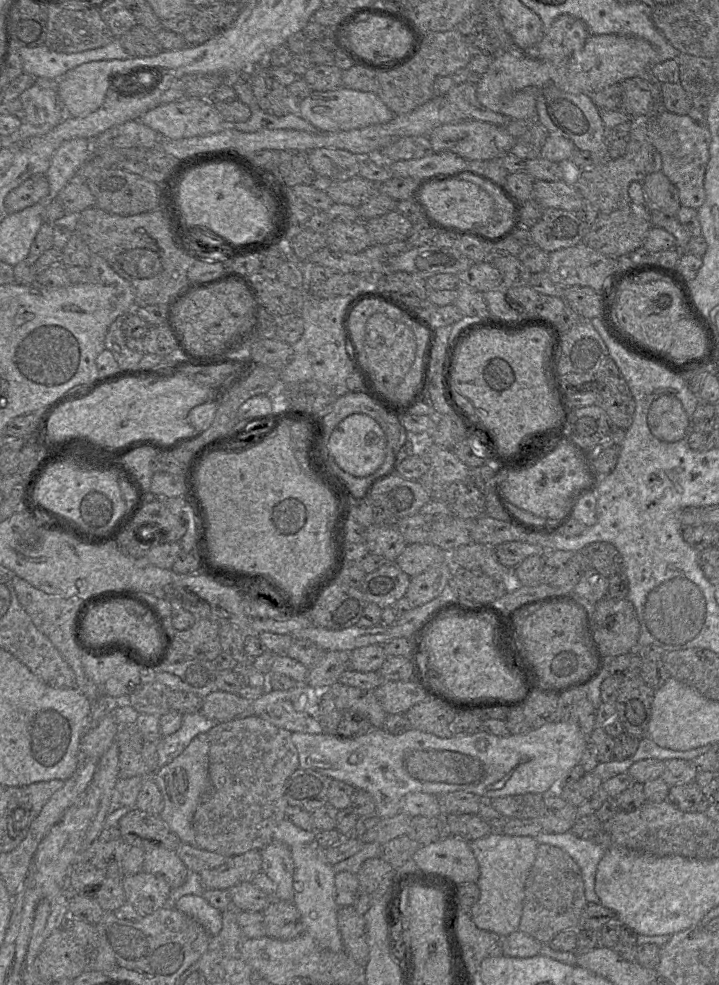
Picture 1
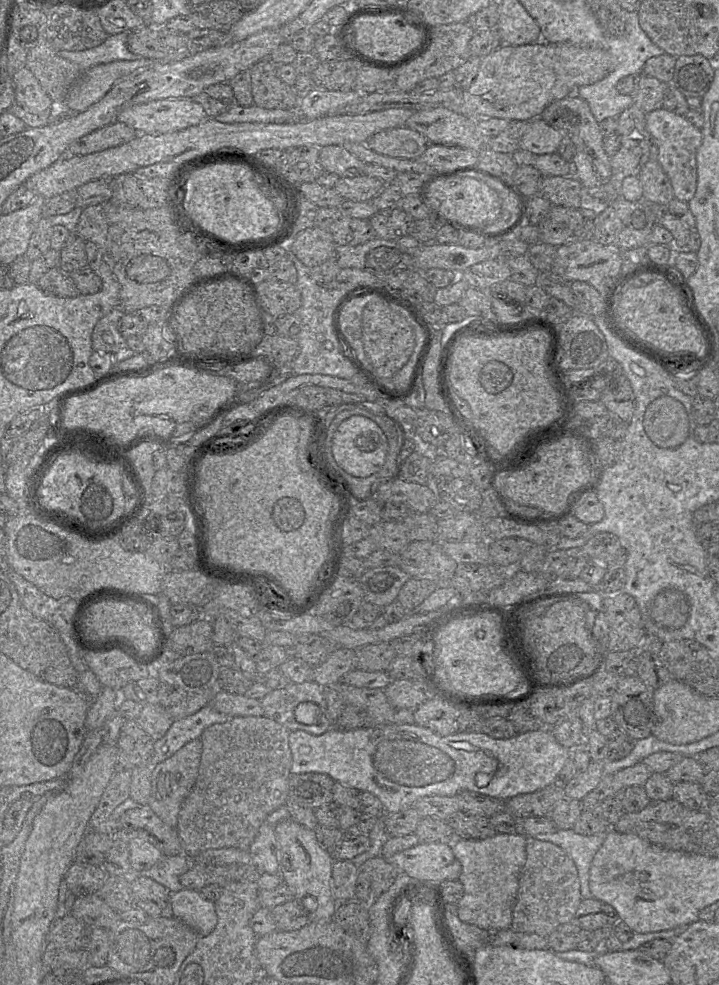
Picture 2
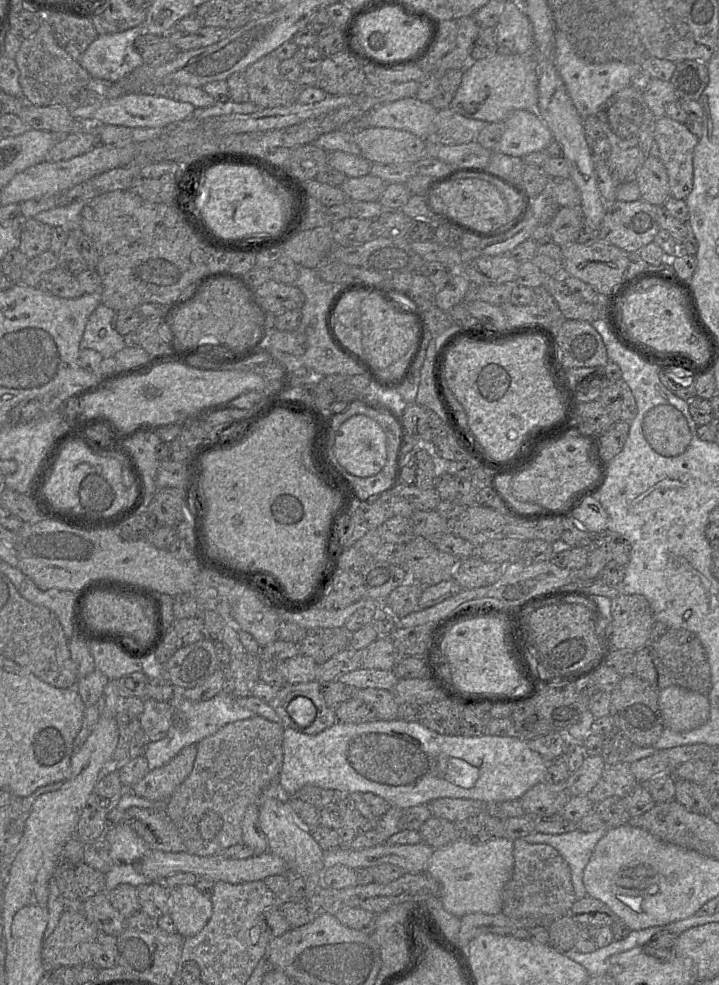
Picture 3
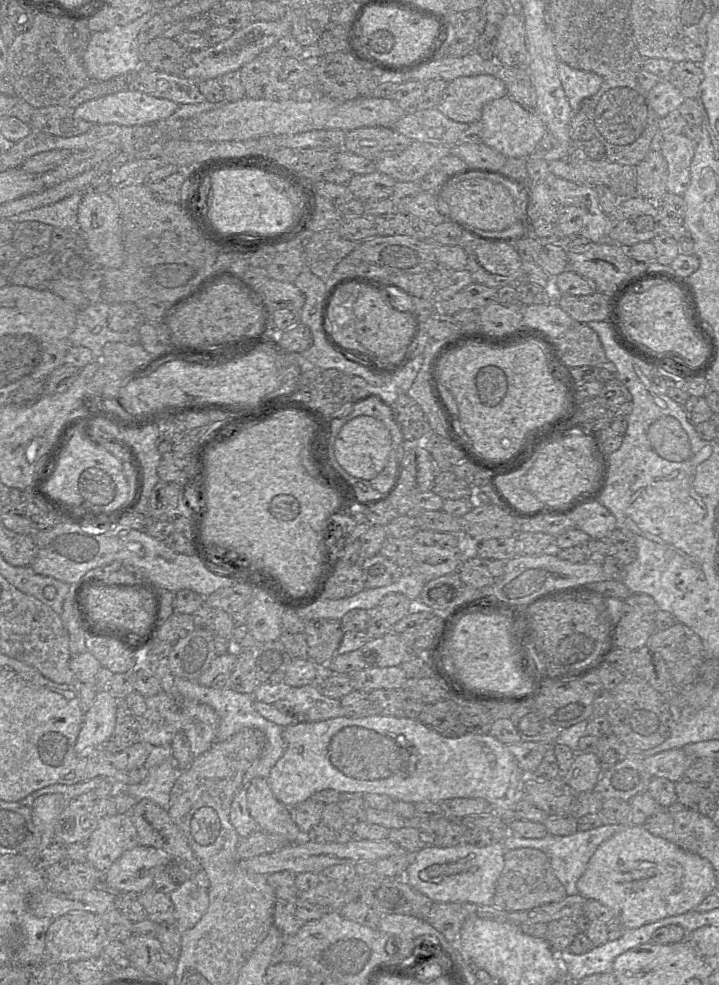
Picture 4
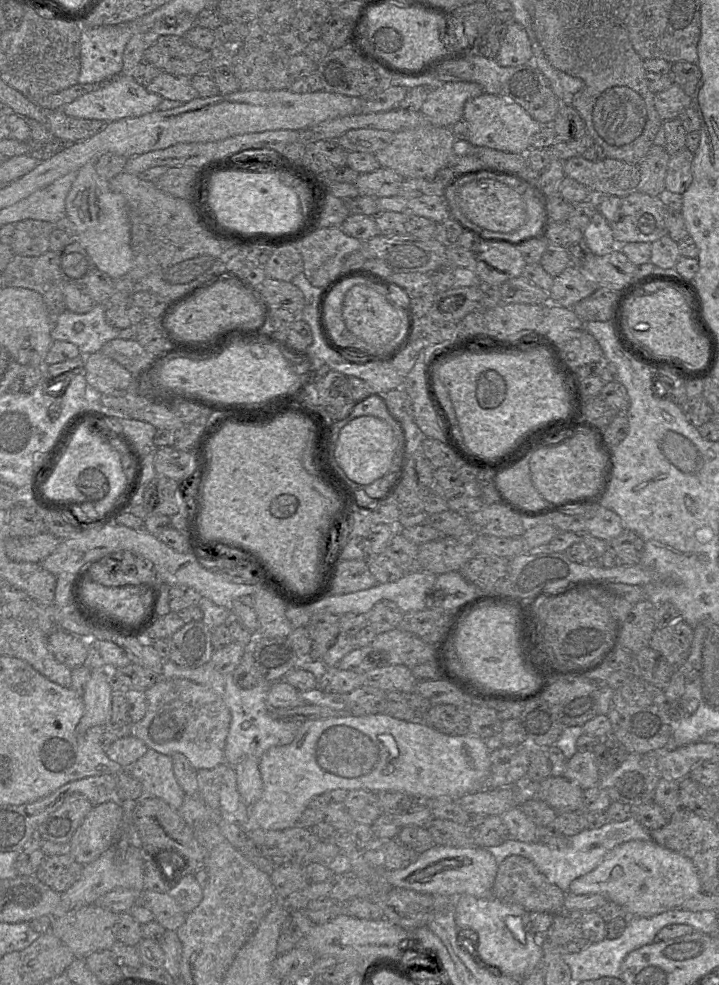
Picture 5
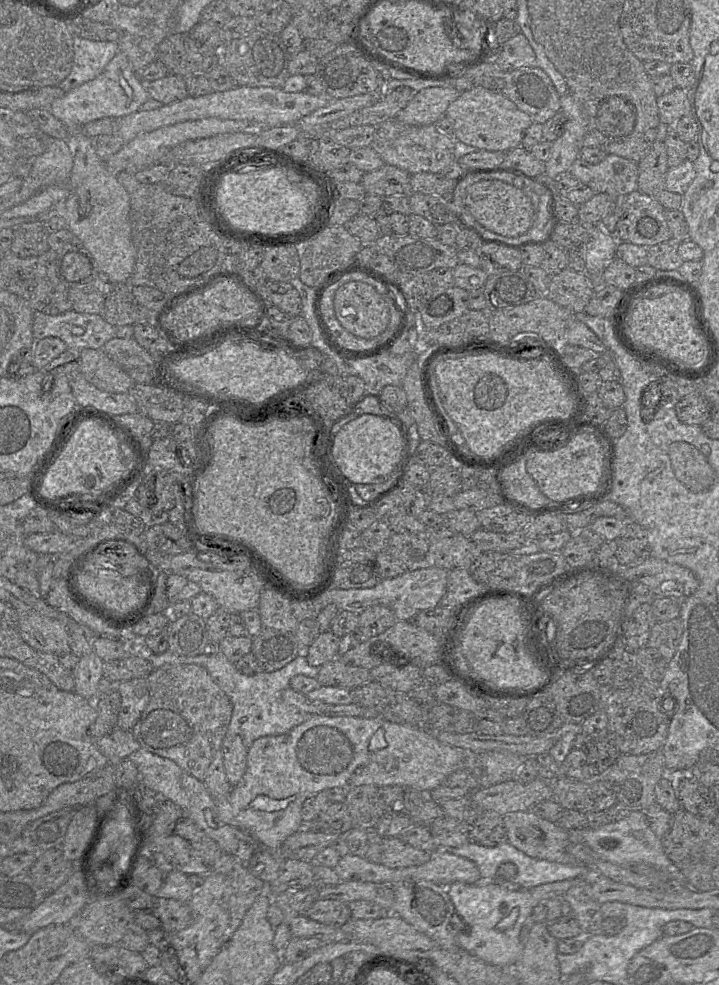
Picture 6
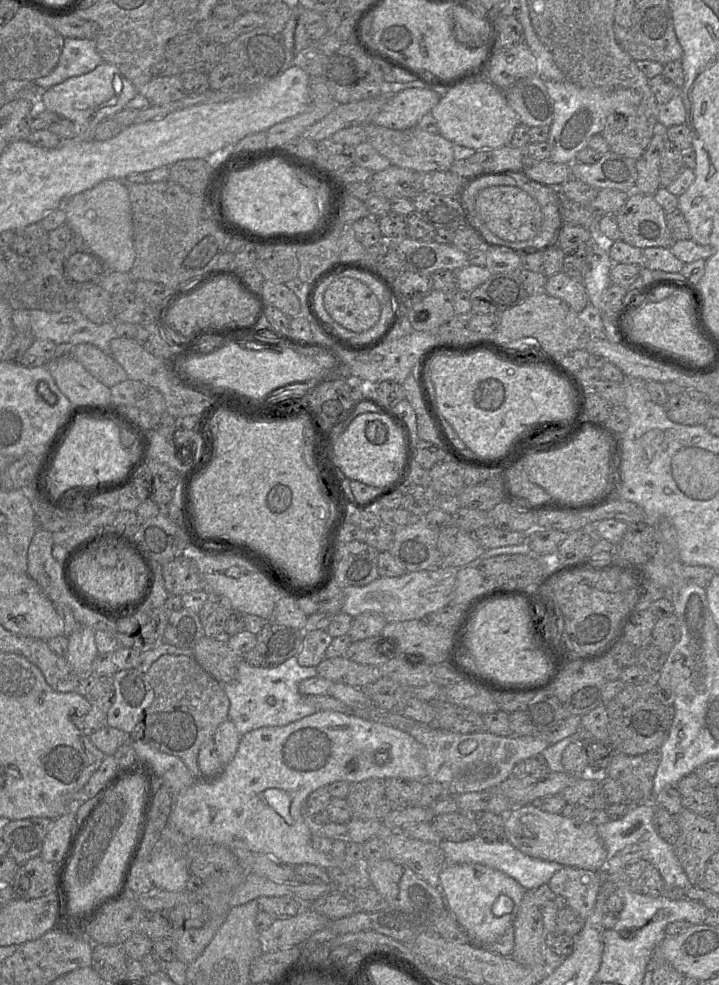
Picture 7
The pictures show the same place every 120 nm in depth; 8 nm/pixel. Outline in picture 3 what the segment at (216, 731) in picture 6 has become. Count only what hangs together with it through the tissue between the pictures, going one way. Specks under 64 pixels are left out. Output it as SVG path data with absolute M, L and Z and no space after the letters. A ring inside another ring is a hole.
M144 699L144 709L139 716L142 729L151 742L161 740L168 733L174 718L170 702Z

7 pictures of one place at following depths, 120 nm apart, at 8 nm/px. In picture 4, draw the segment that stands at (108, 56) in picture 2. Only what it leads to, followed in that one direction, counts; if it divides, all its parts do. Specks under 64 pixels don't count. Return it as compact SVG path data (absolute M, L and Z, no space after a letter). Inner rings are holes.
M155 7L134 21L117 25L108 30L93 32L88 46L82 56L82 62L91 81L106 81L123 74L136 72L140 66L138 34L141 28L155 14Z

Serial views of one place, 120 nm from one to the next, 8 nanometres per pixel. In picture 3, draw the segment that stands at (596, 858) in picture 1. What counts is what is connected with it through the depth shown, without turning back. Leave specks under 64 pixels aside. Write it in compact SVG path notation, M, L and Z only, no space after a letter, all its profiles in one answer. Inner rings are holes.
M603 826L593 832L584 832L574 827L563 834L545 834L533 832L524 837L525 841L534 844L547 844L555 848L569 865L571 882L577 900L587 896L582 876L586 865L598 841L612 827Z

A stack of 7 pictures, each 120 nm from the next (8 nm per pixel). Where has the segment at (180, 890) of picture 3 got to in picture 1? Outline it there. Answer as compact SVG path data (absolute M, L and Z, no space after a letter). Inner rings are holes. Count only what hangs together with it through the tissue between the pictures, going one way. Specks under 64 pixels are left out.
M184 895L175 902L175 908L198 921L211 936L217 935L222 928L222 912L202 896Z

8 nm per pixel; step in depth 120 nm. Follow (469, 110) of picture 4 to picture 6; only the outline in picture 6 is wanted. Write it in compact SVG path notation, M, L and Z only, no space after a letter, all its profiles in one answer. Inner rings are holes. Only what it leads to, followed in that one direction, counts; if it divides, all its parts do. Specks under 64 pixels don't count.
M451 86L423 88L415 93L395 118L409 125L435 125L460 93Z

